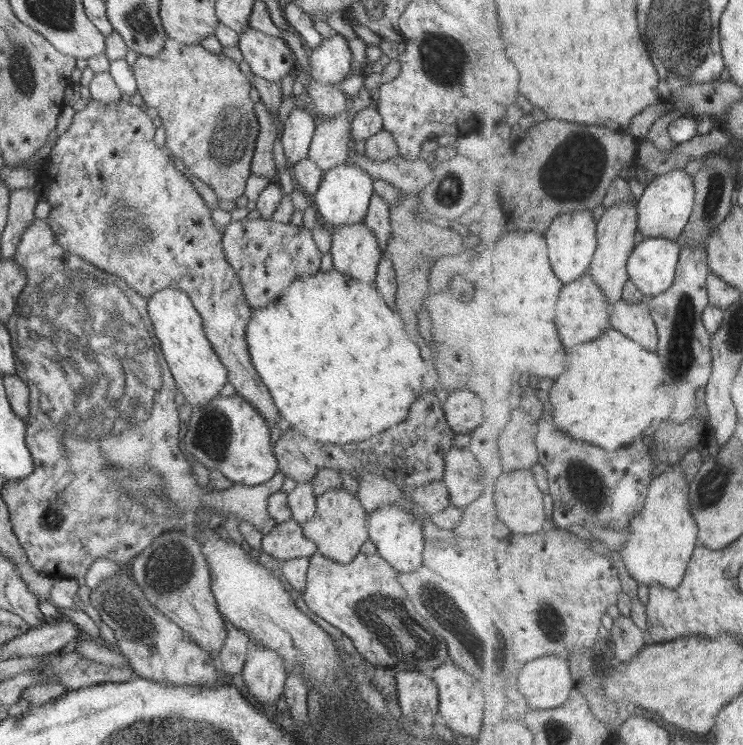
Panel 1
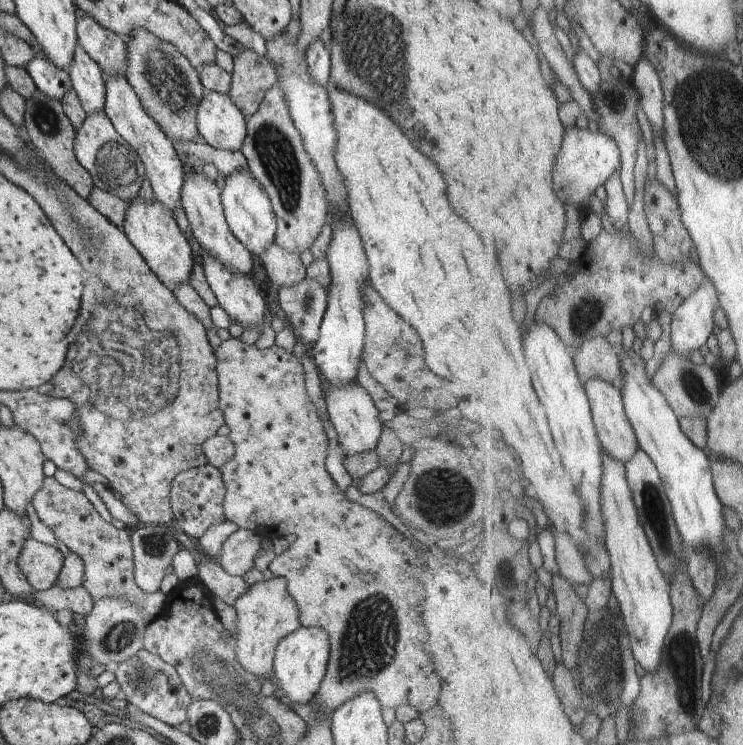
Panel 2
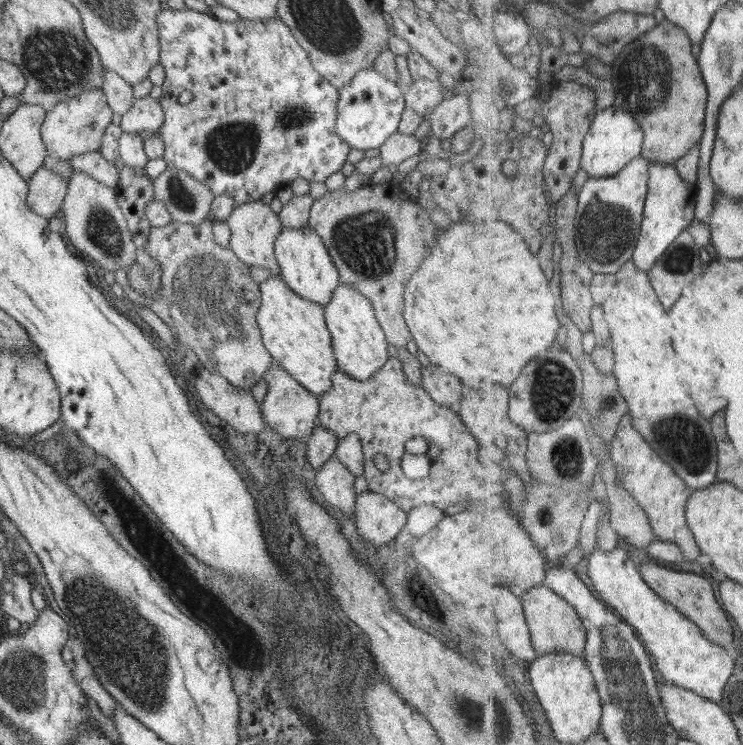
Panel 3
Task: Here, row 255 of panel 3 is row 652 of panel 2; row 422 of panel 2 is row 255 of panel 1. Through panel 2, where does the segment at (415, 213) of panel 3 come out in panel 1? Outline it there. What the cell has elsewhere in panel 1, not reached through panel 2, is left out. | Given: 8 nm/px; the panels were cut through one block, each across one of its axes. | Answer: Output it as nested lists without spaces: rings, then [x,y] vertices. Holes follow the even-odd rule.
[[[271,218],[233,221],[222,229],[225,258],[241,278],[241,288],[253,308],[264,308],[284,294],[286,288],[304,275],[320,271],[322,254],[312,240],[310,229],[291,223],[277,223]]]

